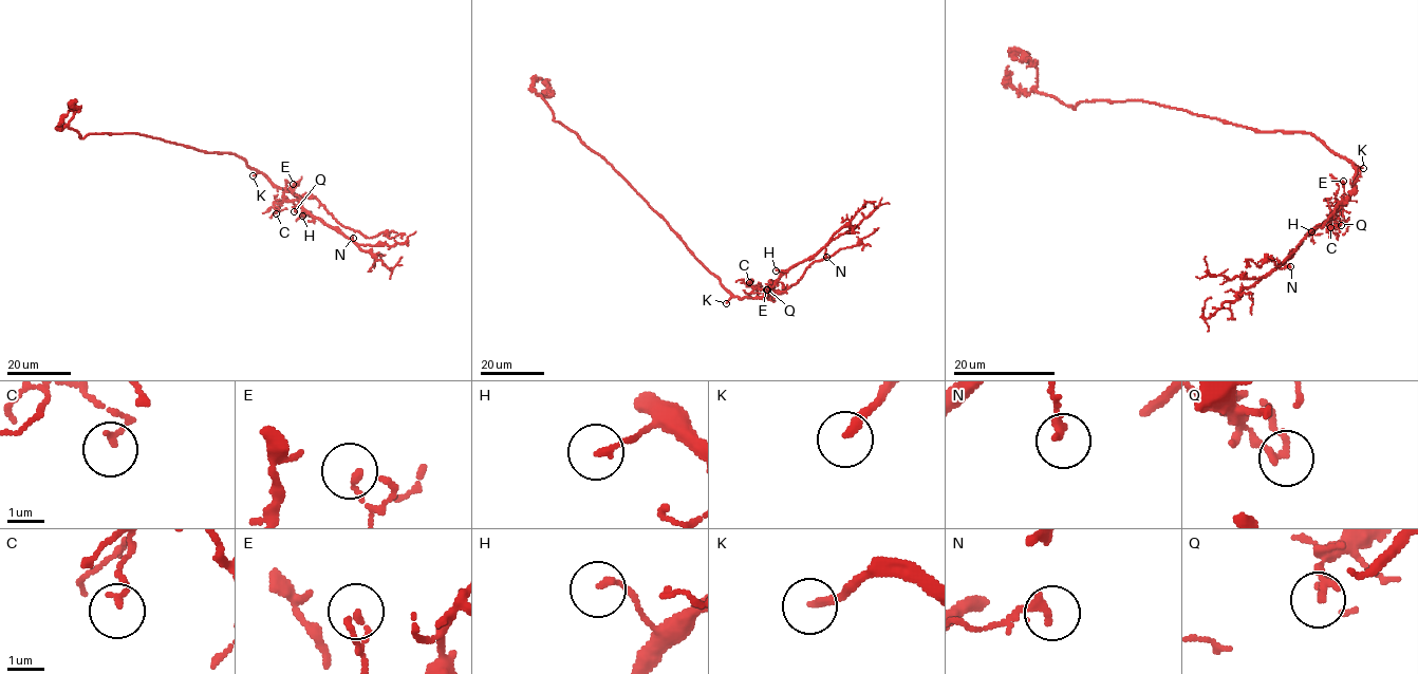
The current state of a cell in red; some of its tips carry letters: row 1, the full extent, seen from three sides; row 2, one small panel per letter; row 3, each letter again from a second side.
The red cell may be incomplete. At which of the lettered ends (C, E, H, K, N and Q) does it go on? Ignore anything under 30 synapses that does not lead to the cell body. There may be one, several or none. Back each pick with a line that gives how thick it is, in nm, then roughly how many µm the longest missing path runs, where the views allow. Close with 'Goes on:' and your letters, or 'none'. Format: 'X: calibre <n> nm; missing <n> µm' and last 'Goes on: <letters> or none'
K: calibre 200 nm; missing 35 µm
Goes on: K

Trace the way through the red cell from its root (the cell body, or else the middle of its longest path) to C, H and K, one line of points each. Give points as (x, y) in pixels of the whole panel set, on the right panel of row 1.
C: (1295, 132), (1312, 133), (1344, 156), (1356, 170), (1354, 193), (1338, 208), (1330, 227)
H: (1295, 132), (1312, 133), (1344, 156), (1356, 170), (1354, 193), (1311, 231)
K: (1295, 132), (1312, 133), (1324, 145), (1363, 168)

